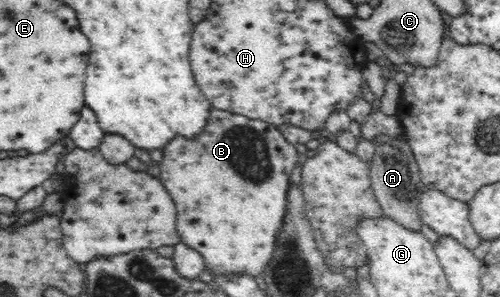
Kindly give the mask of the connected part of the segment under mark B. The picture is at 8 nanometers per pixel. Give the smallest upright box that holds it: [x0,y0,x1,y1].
[156,109,298,276]

